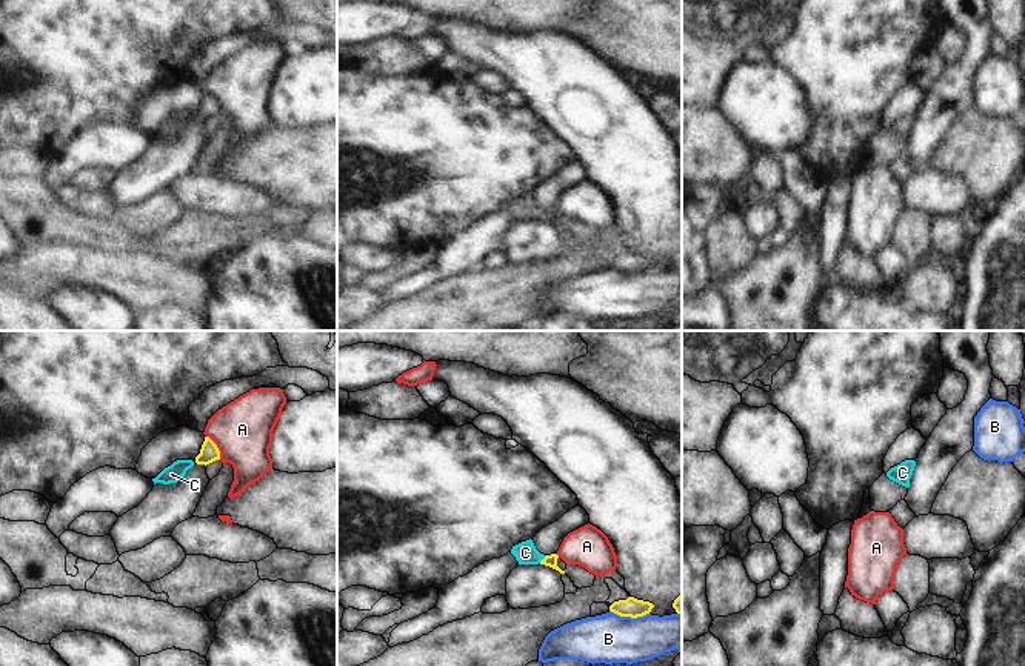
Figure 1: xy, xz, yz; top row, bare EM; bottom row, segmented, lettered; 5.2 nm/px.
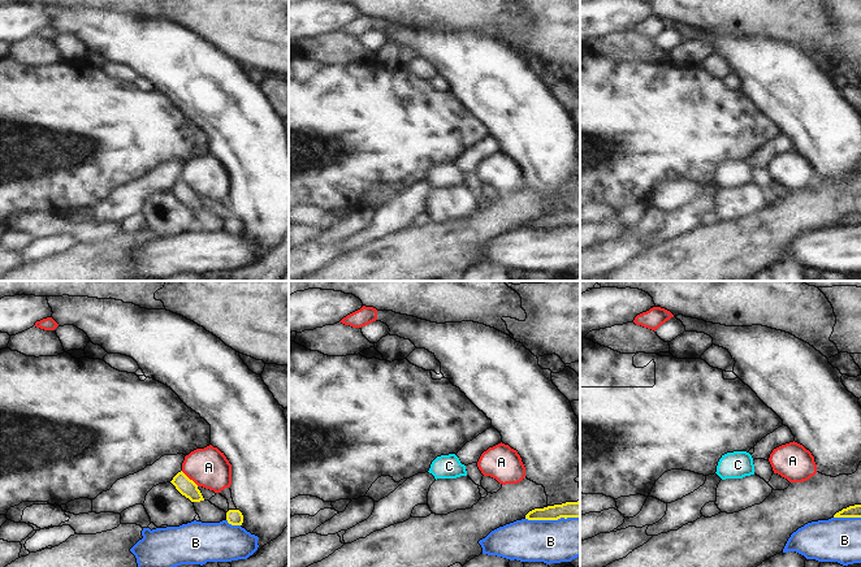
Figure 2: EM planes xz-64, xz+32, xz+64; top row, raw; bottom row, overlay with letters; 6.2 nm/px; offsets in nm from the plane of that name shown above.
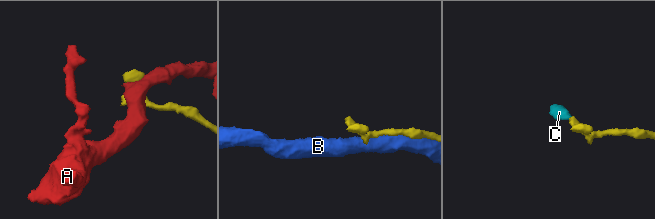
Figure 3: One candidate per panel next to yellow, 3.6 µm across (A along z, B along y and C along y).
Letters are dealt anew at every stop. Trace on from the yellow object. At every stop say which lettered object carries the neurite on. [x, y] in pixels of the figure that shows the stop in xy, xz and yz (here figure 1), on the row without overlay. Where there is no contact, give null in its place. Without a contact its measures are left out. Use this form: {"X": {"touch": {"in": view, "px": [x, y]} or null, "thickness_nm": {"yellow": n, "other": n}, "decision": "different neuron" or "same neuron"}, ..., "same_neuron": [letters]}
{"A": {"touch": {"in": "xy", "px": [217, 103]}, "thickness_nm": {"yellow": 100, "other": 320}, "decision": "different neuron"}, "B": {"touch": {"in": "xz", "px": [630, 271]}, "thickness_nm": {"yellow": 100, "other": 260}, "decision": "different neuron"}, "C": {"touch": {"in": "xz", "px": [544, 214]}, "thickness_nm": {"yellow": 60, "other": 120}, "decision": "same neuron"}, "same_neuron": ["C"]}

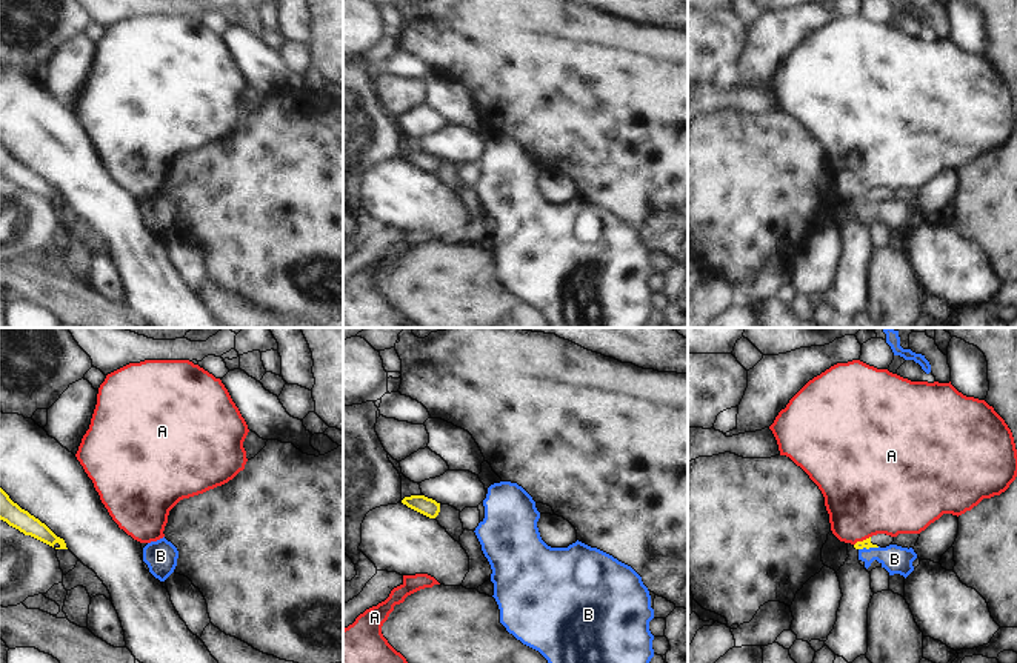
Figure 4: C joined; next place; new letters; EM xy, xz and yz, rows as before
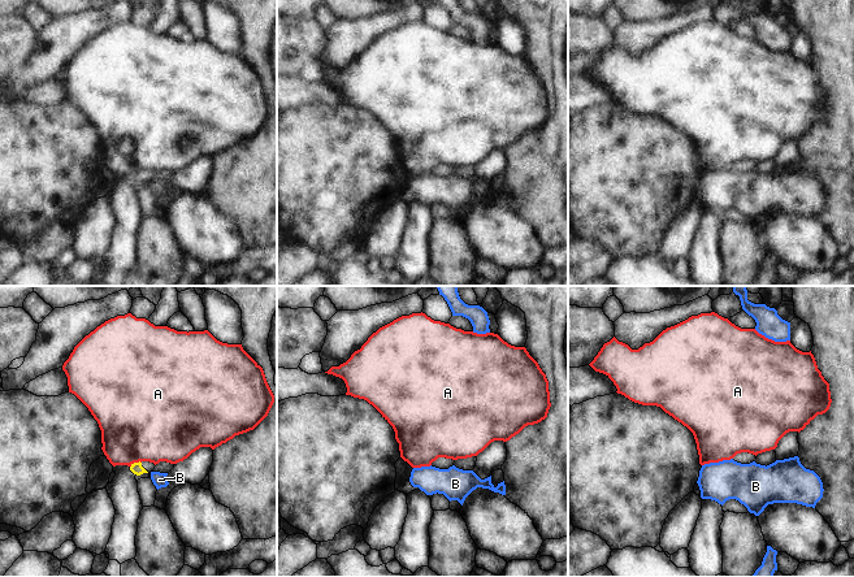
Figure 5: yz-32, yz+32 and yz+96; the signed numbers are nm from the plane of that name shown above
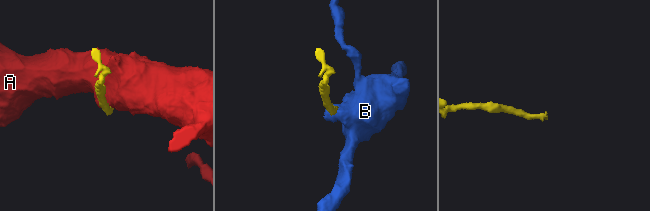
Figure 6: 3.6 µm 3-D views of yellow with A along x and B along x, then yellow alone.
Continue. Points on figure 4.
{"A": {"touch": {"in": "yz", "px": [863, 196]}, "thickness_nm": {"yellow": 50, "other": 440}, "decision": "different neuron"}, "B": {"touch": {"in": "yz", "px": [868, 203]}, "thickness_nm": {"yellow": 50, "other": 150}, "decision": "different neuron"}, "same_neuron": []}

